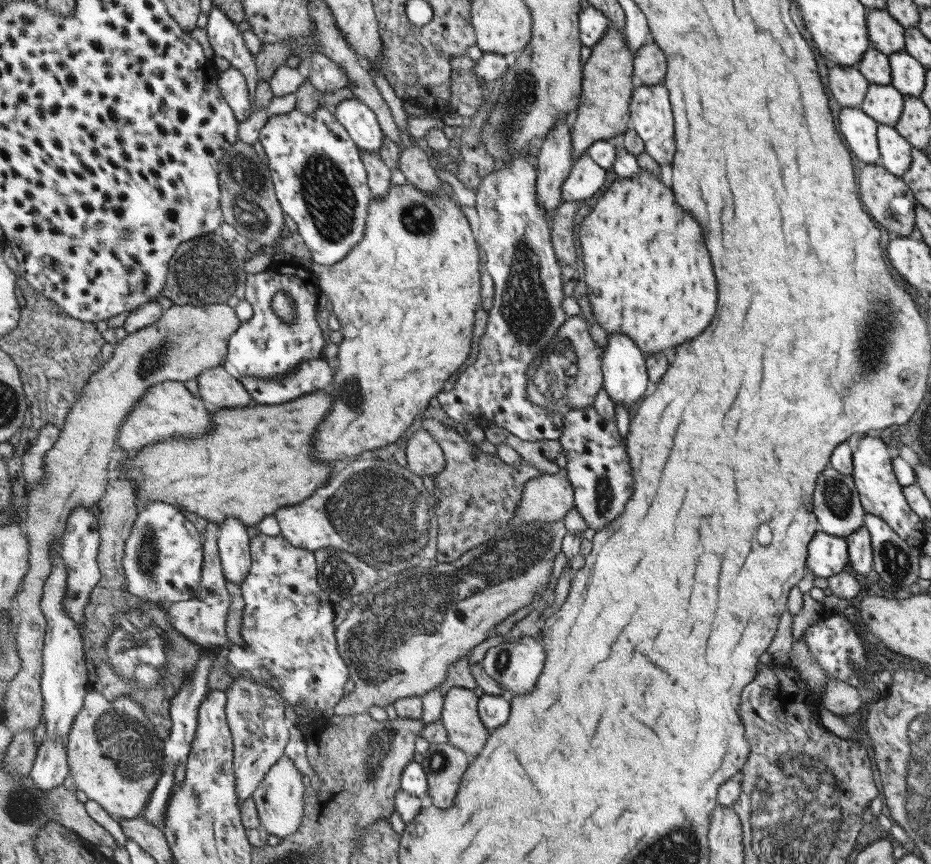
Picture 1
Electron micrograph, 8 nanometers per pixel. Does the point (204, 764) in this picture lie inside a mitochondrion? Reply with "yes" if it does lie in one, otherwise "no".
no

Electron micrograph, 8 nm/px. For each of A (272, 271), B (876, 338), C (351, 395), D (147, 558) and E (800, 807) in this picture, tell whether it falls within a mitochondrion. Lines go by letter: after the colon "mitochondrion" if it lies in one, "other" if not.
A: other
B: mitochondrion
C: mitochondrion
D: mitochondrion
E: mitochondrion

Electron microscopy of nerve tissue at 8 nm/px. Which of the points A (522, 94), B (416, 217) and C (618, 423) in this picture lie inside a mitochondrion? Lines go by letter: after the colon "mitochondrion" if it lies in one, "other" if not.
A: mitochondrion
B: mitochondrion
C: other

